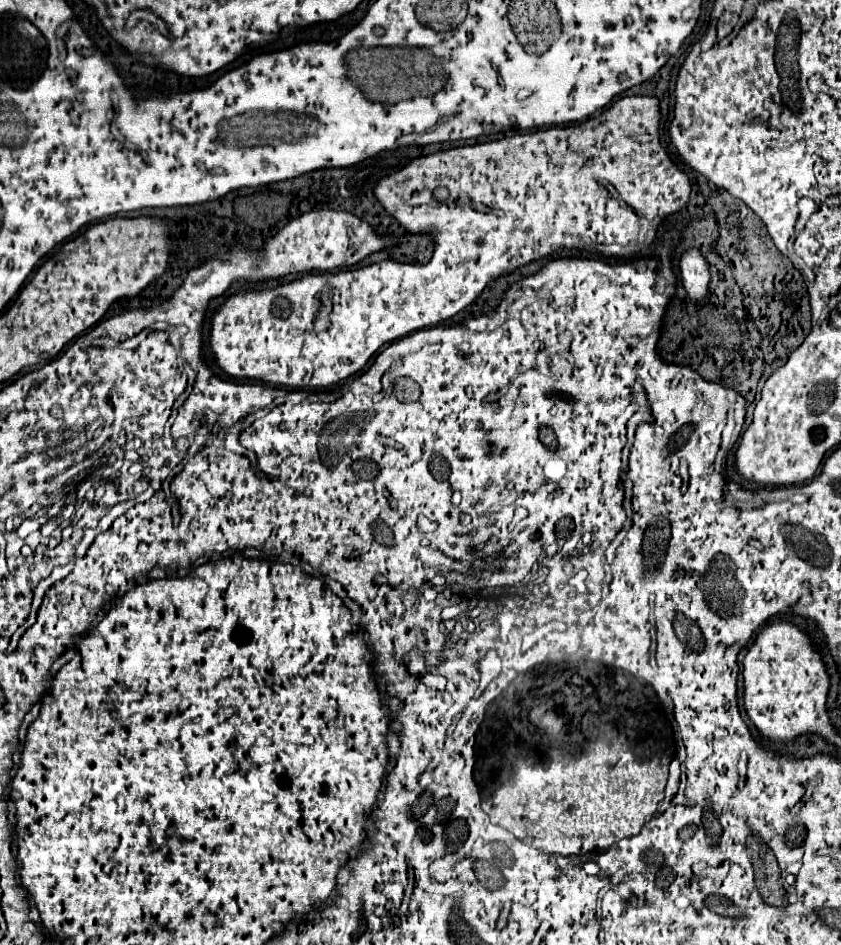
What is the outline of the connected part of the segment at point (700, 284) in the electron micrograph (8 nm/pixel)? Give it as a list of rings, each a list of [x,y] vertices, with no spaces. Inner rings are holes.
[[[698,247],[686,251],[680,257],[680,275],[682,275],[682,285],[688,291],[690,299],[702,299],[708,293],[708,283],[710,283],[710,271],[708,265],[698,251]]]

